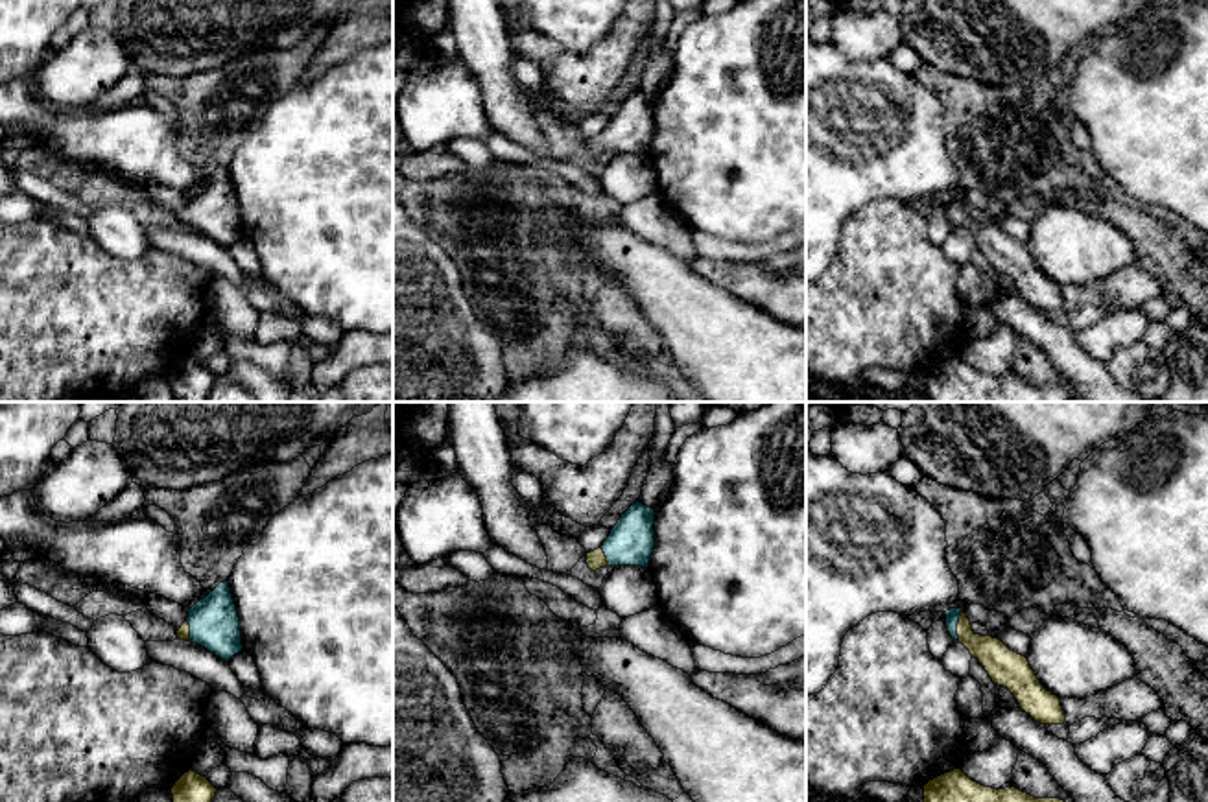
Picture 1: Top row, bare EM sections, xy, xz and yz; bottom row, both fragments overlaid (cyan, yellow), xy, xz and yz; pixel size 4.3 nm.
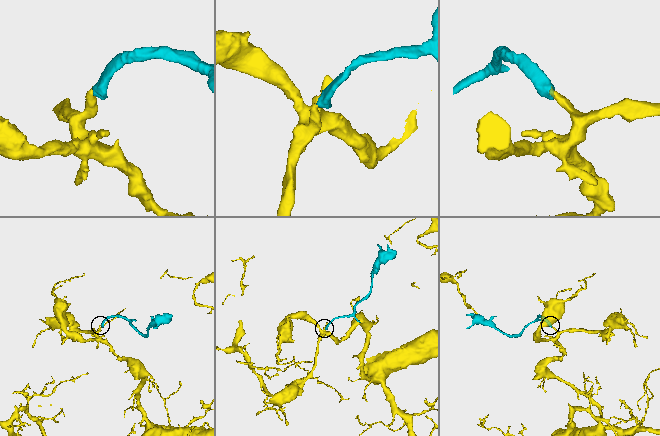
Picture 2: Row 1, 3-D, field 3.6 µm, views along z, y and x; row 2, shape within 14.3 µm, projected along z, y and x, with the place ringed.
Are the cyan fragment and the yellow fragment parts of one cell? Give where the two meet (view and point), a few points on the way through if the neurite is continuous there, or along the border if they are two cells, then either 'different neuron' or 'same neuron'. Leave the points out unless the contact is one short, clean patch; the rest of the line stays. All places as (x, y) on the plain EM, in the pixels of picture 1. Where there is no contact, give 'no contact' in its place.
contact yz (956, 212); way yz (952, 203), (956, 212), (1000, 249); same neuron

